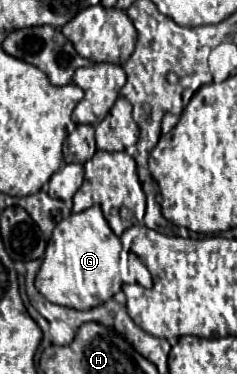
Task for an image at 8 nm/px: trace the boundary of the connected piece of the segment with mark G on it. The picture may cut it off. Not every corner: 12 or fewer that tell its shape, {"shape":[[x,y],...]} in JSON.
{"shape":[[98,204],[56,224],[36,274],[46,300],[90,310],[152,288]]}

